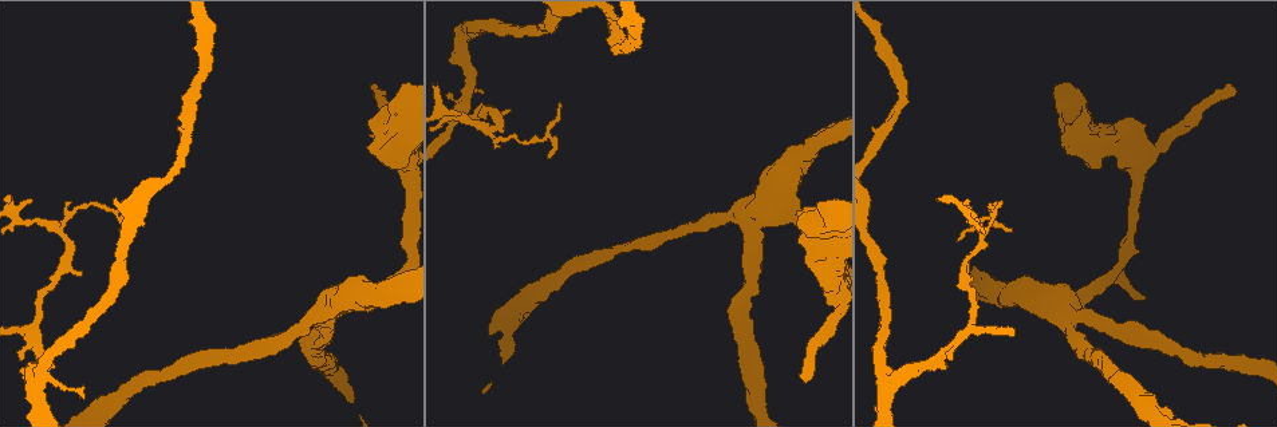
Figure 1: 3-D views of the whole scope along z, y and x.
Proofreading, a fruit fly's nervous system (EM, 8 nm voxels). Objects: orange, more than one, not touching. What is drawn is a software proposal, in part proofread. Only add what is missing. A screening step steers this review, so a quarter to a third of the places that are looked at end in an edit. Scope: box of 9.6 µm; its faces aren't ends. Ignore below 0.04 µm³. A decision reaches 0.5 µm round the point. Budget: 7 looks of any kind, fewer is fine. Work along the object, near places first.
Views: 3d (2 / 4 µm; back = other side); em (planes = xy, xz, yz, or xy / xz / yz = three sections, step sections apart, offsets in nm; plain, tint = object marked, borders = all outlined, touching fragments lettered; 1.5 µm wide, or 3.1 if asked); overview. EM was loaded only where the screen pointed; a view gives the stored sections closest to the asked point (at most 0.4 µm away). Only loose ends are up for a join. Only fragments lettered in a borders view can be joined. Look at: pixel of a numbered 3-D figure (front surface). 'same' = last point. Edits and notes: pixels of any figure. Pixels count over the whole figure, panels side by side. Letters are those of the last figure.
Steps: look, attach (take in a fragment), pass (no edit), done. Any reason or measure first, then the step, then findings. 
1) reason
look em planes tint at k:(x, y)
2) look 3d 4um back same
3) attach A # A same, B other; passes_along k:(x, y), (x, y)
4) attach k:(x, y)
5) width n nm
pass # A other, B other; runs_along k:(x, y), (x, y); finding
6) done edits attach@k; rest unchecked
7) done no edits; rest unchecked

look em yz step 8 tint at 1:(806, 378)

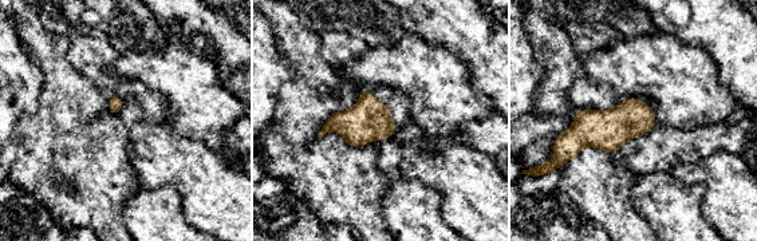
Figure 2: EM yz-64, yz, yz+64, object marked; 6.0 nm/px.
another direction
look em planes borders same

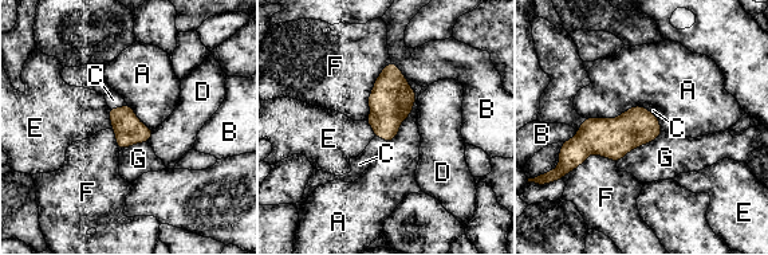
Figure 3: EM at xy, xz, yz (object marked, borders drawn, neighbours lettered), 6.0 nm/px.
attach C # A other, B other, C same, D other, E other, F other, G other; passes_along 3:(129, 130), (117, 109), (114, 101); the neuron continues

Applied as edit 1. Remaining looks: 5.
redraw
look overview

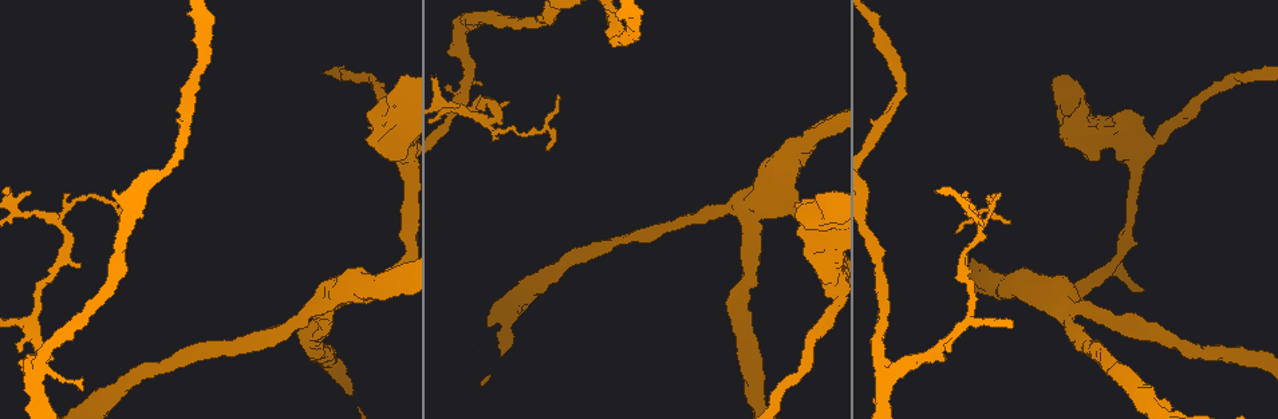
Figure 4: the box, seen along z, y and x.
thick end
look 3d 2um at 4:(803, 200)

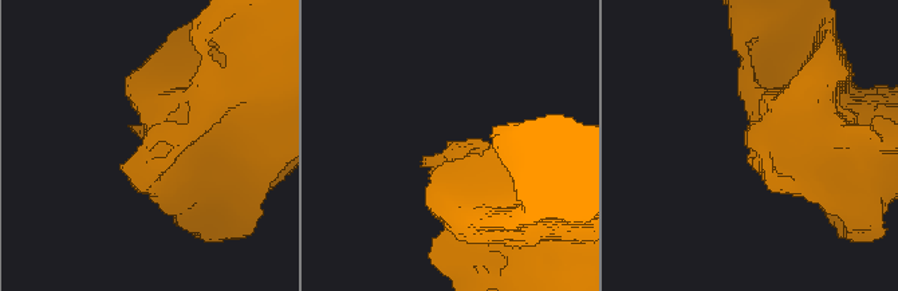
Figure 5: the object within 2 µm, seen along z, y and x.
look em xy step 4 borders at 5:(145, 151)

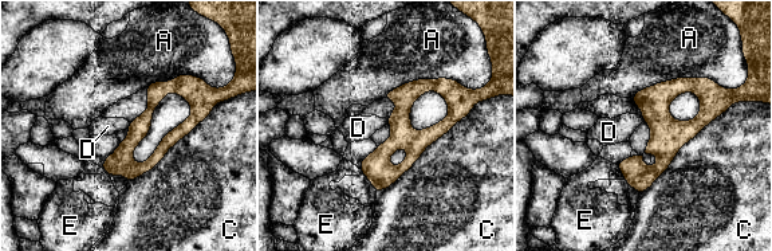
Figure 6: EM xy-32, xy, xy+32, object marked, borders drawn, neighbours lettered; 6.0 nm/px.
longest_contact C 750 nm
pass # A other, C other, D other, E other; no lettered fragment goes on from it

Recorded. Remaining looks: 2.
done edits attach@3; rest unchecked

